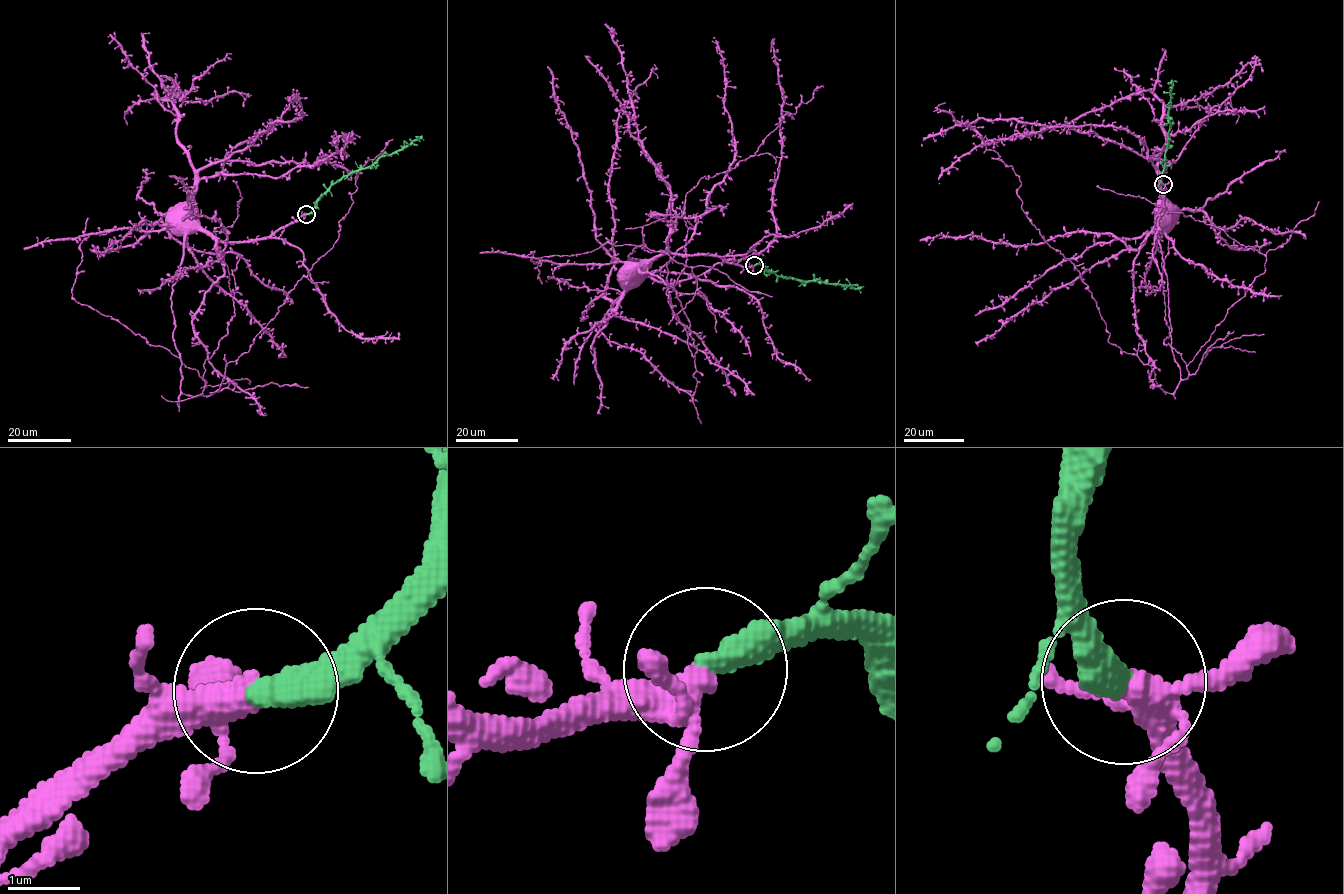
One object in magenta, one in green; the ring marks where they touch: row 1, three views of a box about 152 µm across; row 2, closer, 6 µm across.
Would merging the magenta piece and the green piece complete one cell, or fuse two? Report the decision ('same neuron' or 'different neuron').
same neuron

